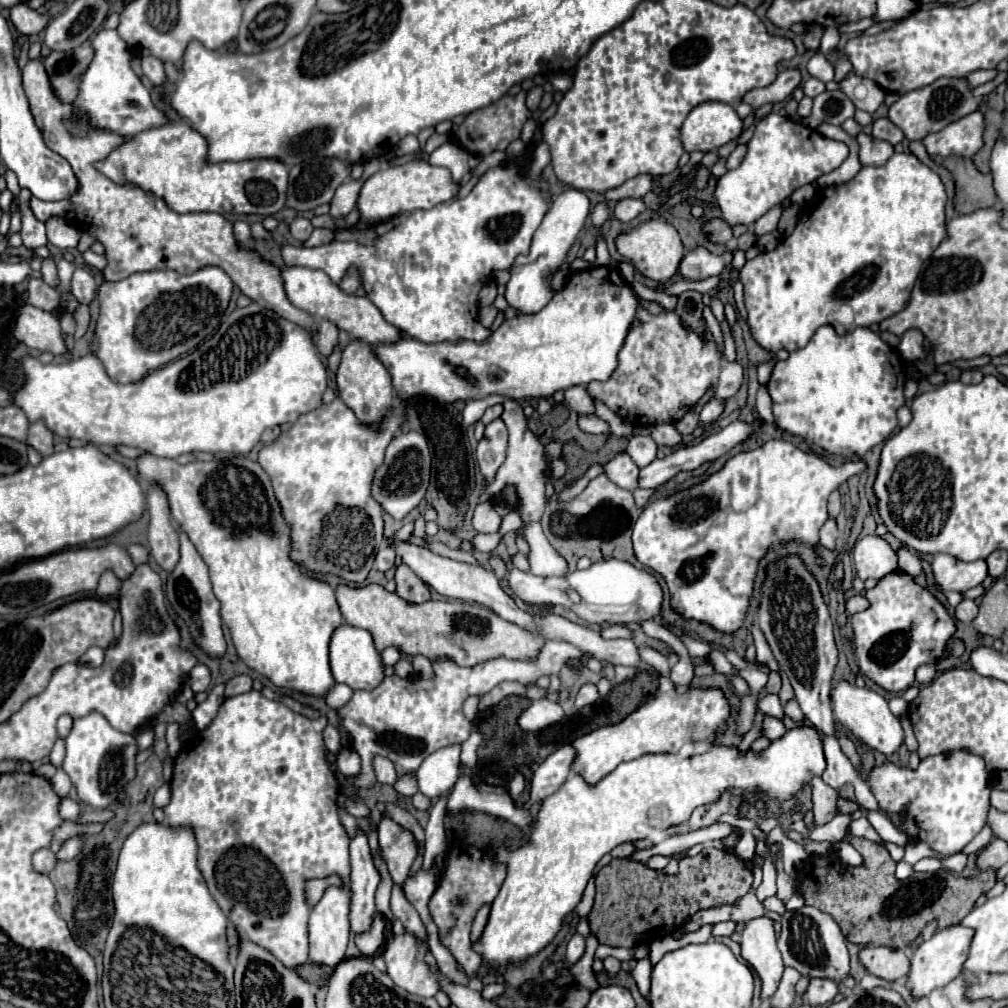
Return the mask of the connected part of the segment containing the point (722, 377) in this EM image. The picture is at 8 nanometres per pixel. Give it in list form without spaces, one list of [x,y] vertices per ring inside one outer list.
[[[638,306],[636,322],[632,322],[618,354],[618,368],[610,380],[590,382],[588,392],[632,426],[656,426],[680,420],[708,388],[714,388],[714,398],[732,398],[742,380],[742,366],[726,360],[708,328],[704,334],[698,334],[690,326],[684,326],[674,310],[650,314],[644,306]]]

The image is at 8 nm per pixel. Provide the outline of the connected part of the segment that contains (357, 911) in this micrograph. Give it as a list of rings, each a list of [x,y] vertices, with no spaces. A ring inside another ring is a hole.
[[[358,832],[356,838],[350,840],[350,888],[352,888],[352,908],[350,908],[350,926],[354,934],[360,934],[370,928],[374,906],[374,892],[378,888],[380,876],[372,864],[372,854],[368,846],[368,838]]]

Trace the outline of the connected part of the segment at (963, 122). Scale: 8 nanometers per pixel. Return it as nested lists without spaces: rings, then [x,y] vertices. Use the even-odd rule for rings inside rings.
[[[976,110],[960,118],[958,122],[948,124],[944,130],[928,134],[924,138],[924,146],[928,154],[972,158],[984,144],[982,130],[984,130],[984,118],[982,112]]]

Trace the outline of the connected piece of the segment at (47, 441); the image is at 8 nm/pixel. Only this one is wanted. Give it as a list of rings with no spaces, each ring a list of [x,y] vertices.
[[[34,422],[28,428],[28,446],[32,446],[34,450],[38,450],[42,456],[48,456],[54,452],[54,440],[52,440],[52,432],[44,426],[44,422]]]

